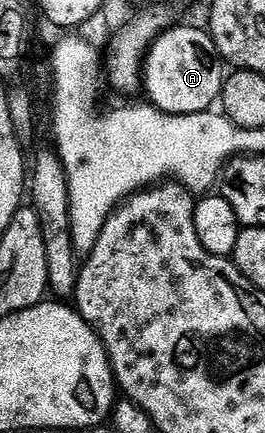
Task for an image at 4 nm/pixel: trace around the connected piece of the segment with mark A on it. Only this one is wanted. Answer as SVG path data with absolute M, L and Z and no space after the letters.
M176 27L165 30L148 51L142 72L142 87L148 90L147 102L171 115L189 115L209 110L221 98L226 64L221 59L207 30Z

